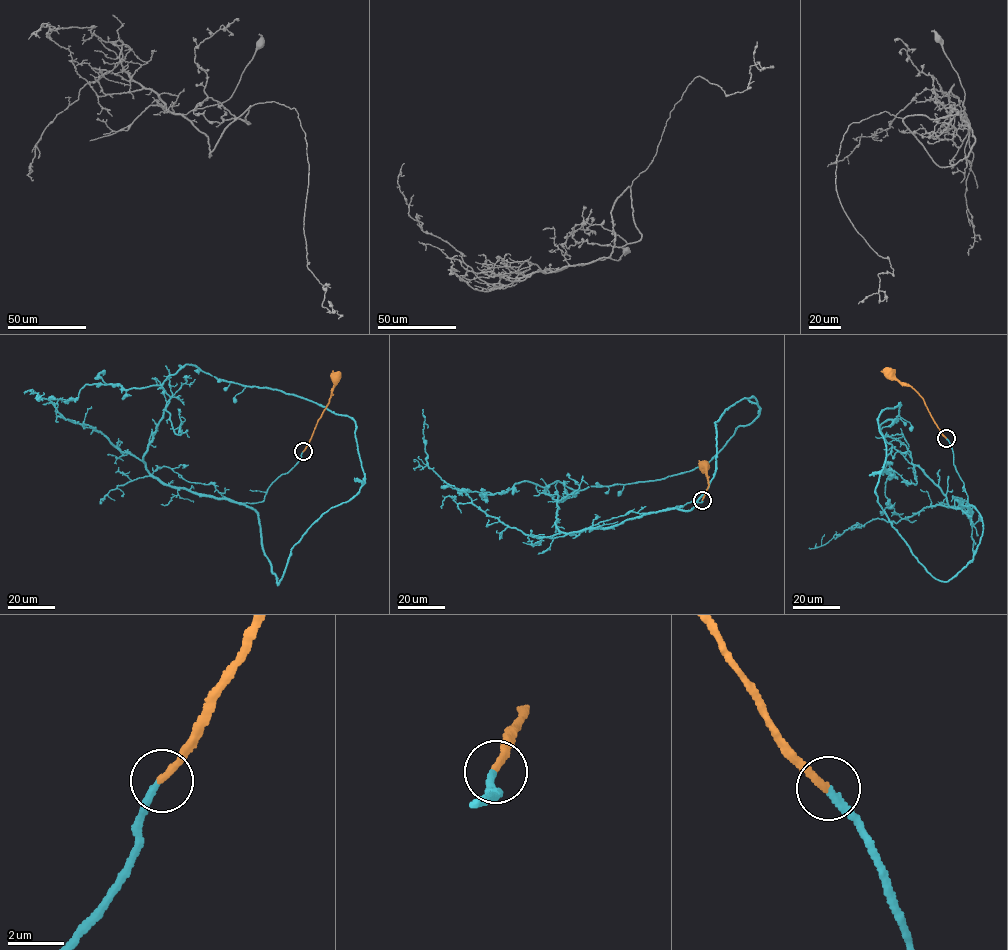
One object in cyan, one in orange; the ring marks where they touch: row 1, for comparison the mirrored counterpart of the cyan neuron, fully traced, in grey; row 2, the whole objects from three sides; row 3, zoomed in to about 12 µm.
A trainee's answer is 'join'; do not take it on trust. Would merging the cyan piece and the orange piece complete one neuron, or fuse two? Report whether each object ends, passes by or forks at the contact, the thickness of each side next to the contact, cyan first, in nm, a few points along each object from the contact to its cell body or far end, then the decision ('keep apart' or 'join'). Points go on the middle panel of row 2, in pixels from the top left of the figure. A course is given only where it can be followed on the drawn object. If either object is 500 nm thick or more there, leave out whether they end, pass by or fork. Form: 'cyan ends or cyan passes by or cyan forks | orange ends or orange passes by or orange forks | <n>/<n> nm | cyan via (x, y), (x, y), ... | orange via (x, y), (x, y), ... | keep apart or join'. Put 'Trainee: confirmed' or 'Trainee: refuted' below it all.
cyan ends | orange ends | 240/260 nm | cyan via (702, 500), (665, 509), (691, 509), (713, 477), (714, 422), (753, 397), (754, 420), (690, 471), (440, 487) | orange via (702, 500), (709, 485), (703, 466) | join
Trainee: confirmed

